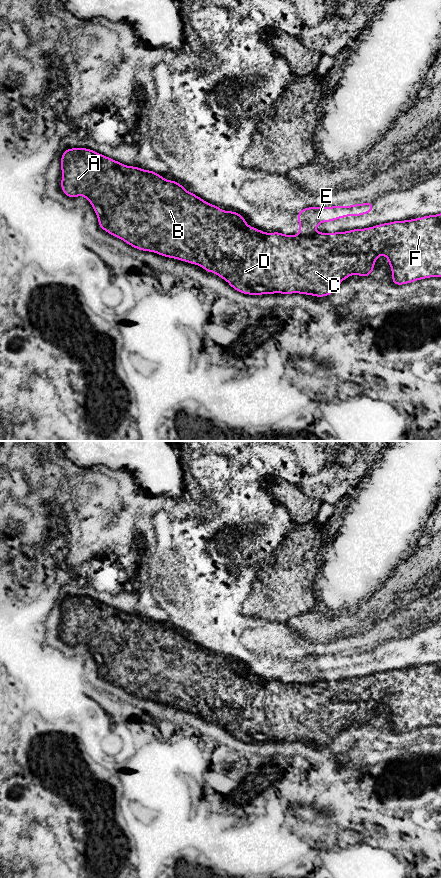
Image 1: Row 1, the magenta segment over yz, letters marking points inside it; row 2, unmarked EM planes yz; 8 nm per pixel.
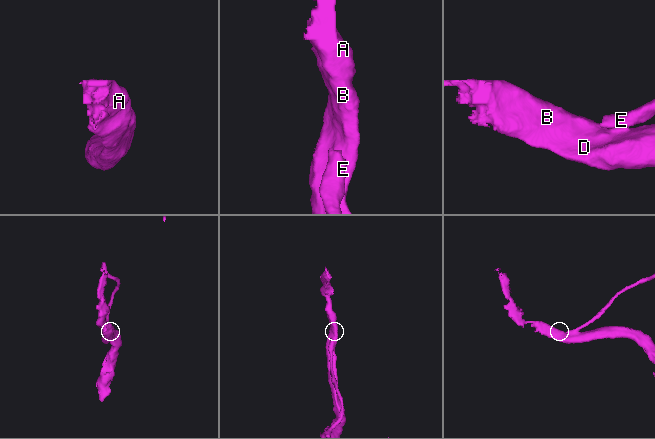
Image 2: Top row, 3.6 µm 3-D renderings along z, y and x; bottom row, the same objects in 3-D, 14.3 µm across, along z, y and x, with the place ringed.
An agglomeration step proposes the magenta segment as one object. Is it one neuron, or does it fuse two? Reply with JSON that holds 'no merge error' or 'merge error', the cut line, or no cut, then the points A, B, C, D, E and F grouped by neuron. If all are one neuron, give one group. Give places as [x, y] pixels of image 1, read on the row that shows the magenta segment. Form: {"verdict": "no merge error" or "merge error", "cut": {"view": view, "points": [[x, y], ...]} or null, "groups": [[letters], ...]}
{"verdict": "merge error", "cut": {"view": "yz", "points": [[314, 232], [308, 235], [299, 235]]}, "groups": [["A", "B", "C", "D", "F"], ["E"]]}

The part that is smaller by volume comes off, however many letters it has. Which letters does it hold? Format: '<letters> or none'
E

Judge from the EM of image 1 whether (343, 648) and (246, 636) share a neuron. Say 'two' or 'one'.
one

